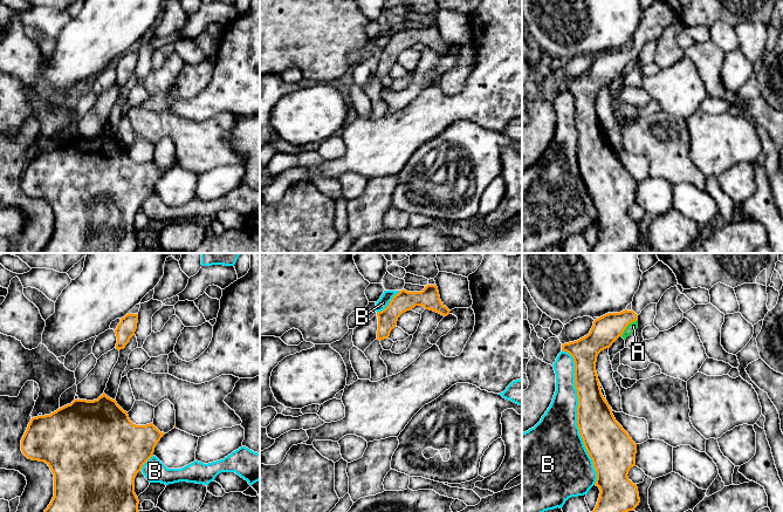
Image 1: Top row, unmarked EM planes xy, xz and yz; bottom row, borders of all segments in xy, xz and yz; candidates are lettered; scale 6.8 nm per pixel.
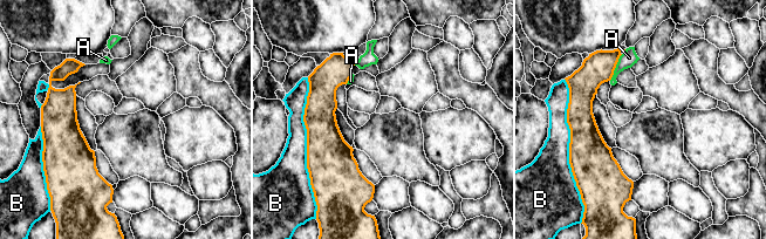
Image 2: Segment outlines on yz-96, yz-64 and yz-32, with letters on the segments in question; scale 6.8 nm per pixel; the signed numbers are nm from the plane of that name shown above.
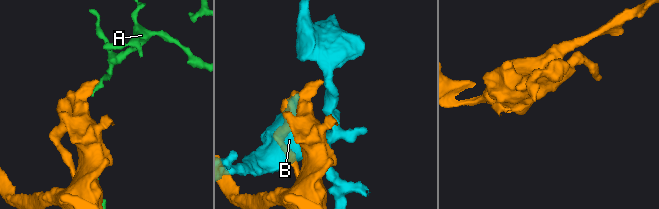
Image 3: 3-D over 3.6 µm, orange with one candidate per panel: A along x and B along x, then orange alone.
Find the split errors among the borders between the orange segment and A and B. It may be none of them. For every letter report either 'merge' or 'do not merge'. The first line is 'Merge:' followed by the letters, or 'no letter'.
Merge: no letter
A: do not merge
B: do not merge

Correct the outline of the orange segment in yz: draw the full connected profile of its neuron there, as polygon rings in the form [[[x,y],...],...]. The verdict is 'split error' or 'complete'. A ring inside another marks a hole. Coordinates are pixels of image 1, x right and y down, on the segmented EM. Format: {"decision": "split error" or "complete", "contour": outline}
{"decision": "complete", "contour": [[[633,310],[609,313],[593,321],[590,333],[573,342],[562,344],[562,350],[569,353],[575,362],[575,388],[578,396],[577,425],[584,446],[592,459],[597,472],[595,485],[600,493],[592,512],[629,512],[640,503],[637,484],[633,484],[627,475],[636,466],[637,444],[630,435],[616,421],[612,410],[604,398],[596,371],[598,354],[612,346],[623,335],[626,327],[637,321],[638,315]]]}

